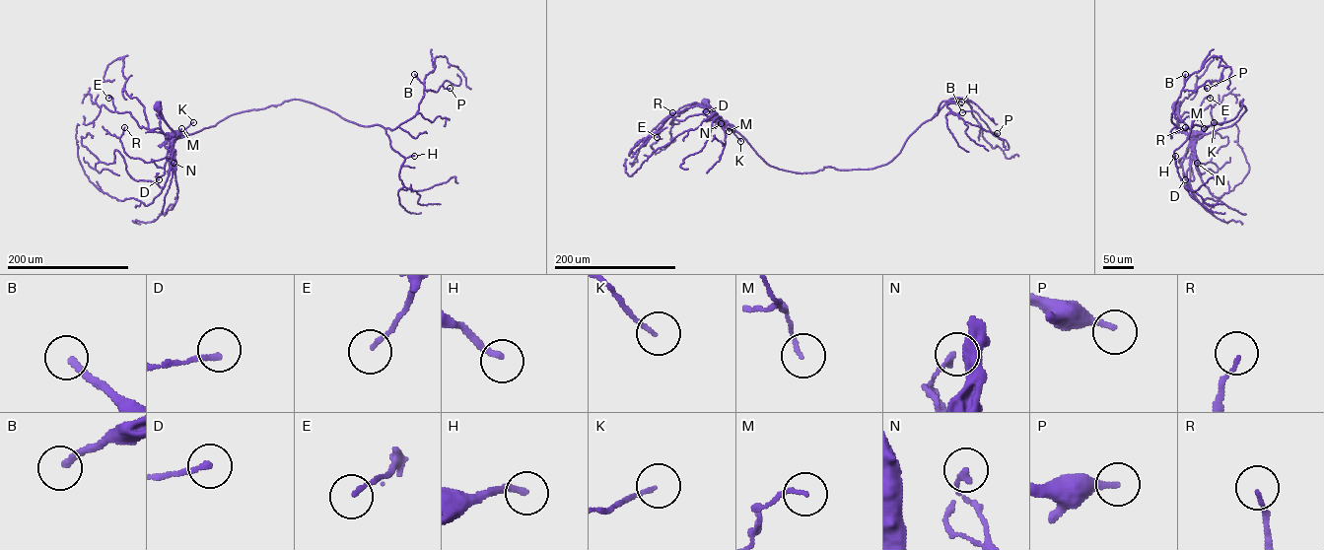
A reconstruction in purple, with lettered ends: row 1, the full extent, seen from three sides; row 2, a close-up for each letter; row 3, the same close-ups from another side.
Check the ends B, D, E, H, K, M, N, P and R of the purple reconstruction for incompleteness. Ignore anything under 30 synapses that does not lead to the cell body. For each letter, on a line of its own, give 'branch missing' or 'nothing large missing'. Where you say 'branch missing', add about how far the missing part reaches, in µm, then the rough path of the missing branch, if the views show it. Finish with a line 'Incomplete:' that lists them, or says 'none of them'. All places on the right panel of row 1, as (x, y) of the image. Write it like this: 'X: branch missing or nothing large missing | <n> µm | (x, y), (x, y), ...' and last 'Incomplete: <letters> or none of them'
B: nothing large missing
D: nothing large missing
E: nothing large missing
H: nothing large missing
K: nothing large missing
M: nothing large missing
N: nothing large missing
P: nothing large missing
R: nothing large missing
Incomplete: none of them

